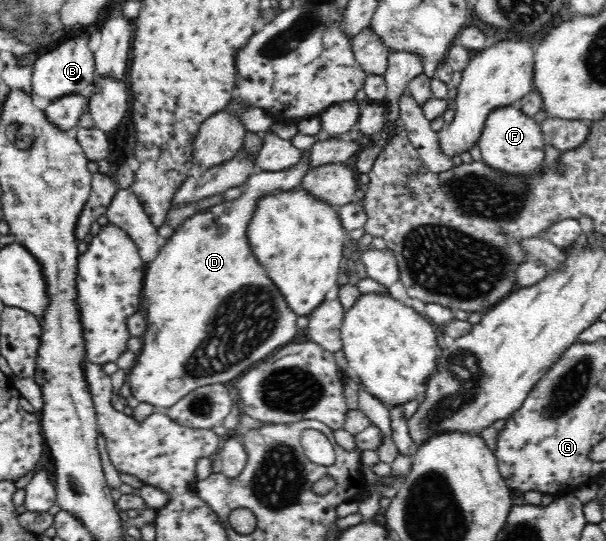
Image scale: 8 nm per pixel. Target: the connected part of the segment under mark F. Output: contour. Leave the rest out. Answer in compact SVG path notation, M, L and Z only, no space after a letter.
M513 104L495 108L486 118L486 124L477 140L483 162L499 171L517 175L534 173L545 164L546 142L540 123L533 117L524 114L520 107Z

